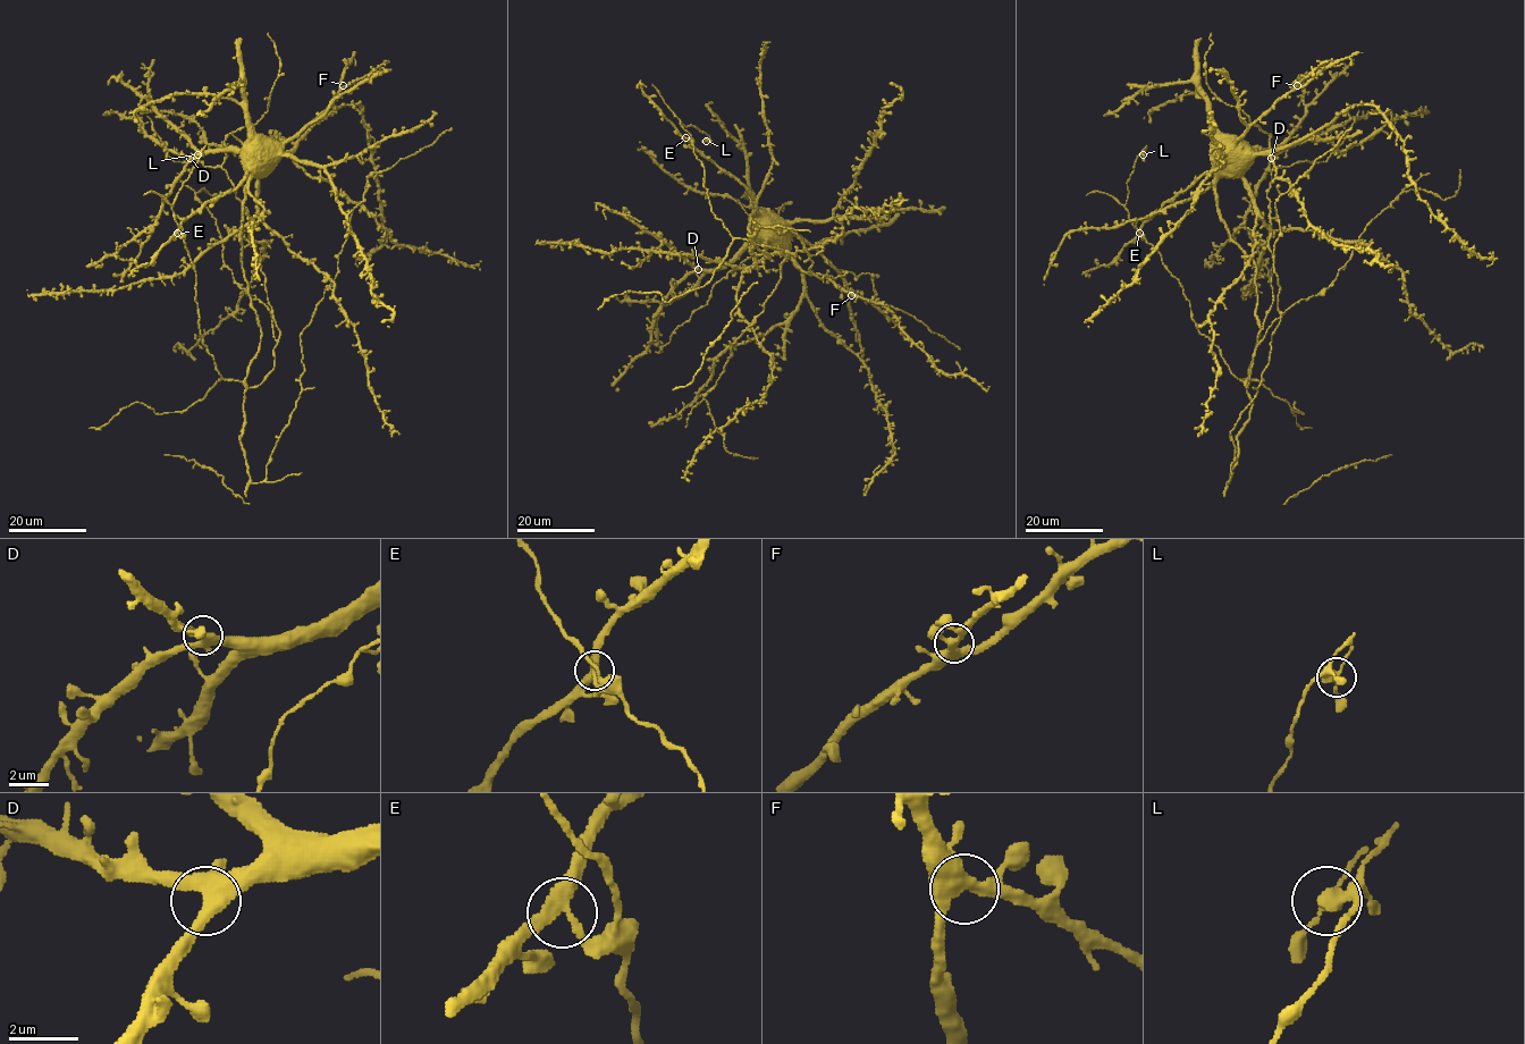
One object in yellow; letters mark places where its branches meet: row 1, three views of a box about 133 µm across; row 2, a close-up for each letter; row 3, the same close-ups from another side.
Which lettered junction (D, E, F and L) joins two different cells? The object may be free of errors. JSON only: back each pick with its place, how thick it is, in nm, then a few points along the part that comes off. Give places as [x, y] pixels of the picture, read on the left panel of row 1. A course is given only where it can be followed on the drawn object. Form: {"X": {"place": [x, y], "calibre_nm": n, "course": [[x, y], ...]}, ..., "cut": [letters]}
{"cut": []}

